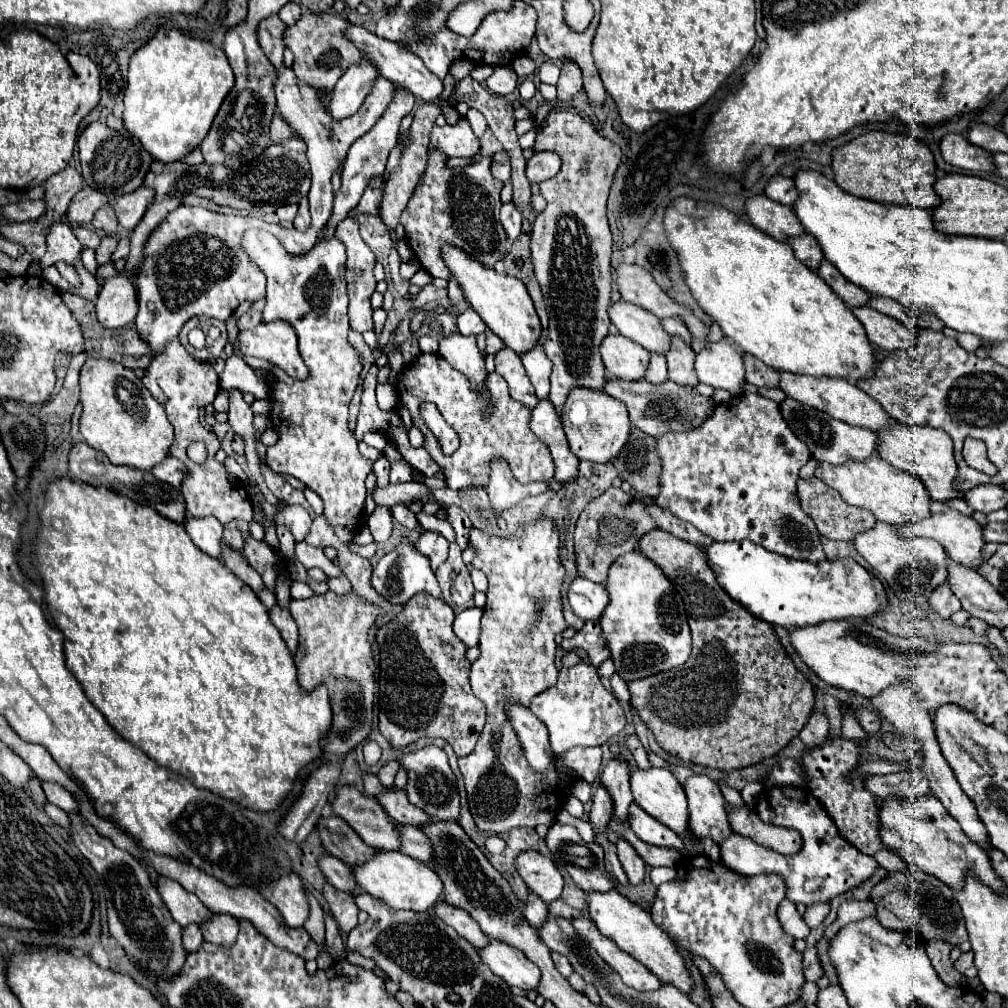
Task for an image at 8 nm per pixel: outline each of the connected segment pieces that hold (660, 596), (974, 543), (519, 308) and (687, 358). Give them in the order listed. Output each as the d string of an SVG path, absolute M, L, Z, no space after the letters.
M636 550L620 556L610 566L606 590L610 602L598 622L602 626L610 658L614 660L616 674L620 674L624 682L670 670L688 660L690 628L686 622L684 602L656 564L642 558Z
M932 502L930 504L930 516L924 518L924 520L904 524L904 526L896 526L896 532L898 532L900 538L904 538L904 540L910 540L910 538L916 538L916 536L932 538L932 540L936 540L944 546L950 560L964 564L964 566L972 566L972 568L976 568L980 564L980 558L982 558L980 550L984 546L984 540L982 540L980 530L982 530L982 526L972 516L964 516L958 510L952 510L946 502Z
M444 244L440 248L440 254L452 278L462 288L468 304L480 314L484 324L504 340L508 348L512 348L516 354L522 354L538 342L542 326L532 306L530 294L526 292L526 286L518 278L508 276L508 274L498 274L494 268L484 266L482 262L478 262L476 258L472 258L468 252L460 250L454 244Z
M670 336L670 350L666 354L668 360L668 378L682 386L696 386L698 378L694 372L696 352L688 346L680 336Z

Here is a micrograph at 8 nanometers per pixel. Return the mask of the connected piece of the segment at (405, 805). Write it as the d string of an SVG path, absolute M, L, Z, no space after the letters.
M382 788L376 794L376 802L386 810L390 818L394 818L398 824L410 824L410 826L420 826L428 822L428 814L424 814L420 808L412 806L404 794L404 790L398 788Z

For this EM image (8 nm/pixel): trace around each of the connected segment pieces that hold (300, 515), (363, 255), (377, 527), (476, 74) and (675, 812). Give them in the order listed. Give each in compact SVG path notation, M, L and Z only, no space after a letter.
M278 506L276 512L276 524L284 524L296 538L296 542L302 542L312 526L310 514L302 506Z
M344 218L338 226L336 226L336 236L344 242L346 246L346 254L348 254L348 270L346 270L346 282L348 282L348 298L350 298L350 306L348 306L348 318L350 318L350 328L354 332L366 332L374 328L372 322L372 306L370 306L370 296L376 288L376 280L372 276L372 268L376 264L372 250L364 244L364 240L360 238L358 232L358 220L354 218Z
M376 504L374 512L368 516L368 528L376 542L386 542L392 534L392 510L390 506Z
M480 64L470 72L470 76L474 80L480 83L484 83L484 81L493 74L494 69L494 66L490 66L488 64Z
M628 762L630 766L630 786L632 786L632 796L634 802L648 812L652 818L660 820L662 824L666 824L668 828L672 828L676 834L680 836L688 836L688 808L686 808L686 794L682 790L682 784L674 778L674 774L666 768L648 768L642 770L638 766L634 766L632 762Z

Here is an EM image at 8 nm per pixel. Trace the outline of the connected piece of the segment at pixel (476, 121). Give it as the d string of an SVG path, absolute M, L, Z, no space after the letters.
M470 108L466 114L466 119L470 122L474 134L478 138L482 138L482 134L487 128L486 118L478 110Z

